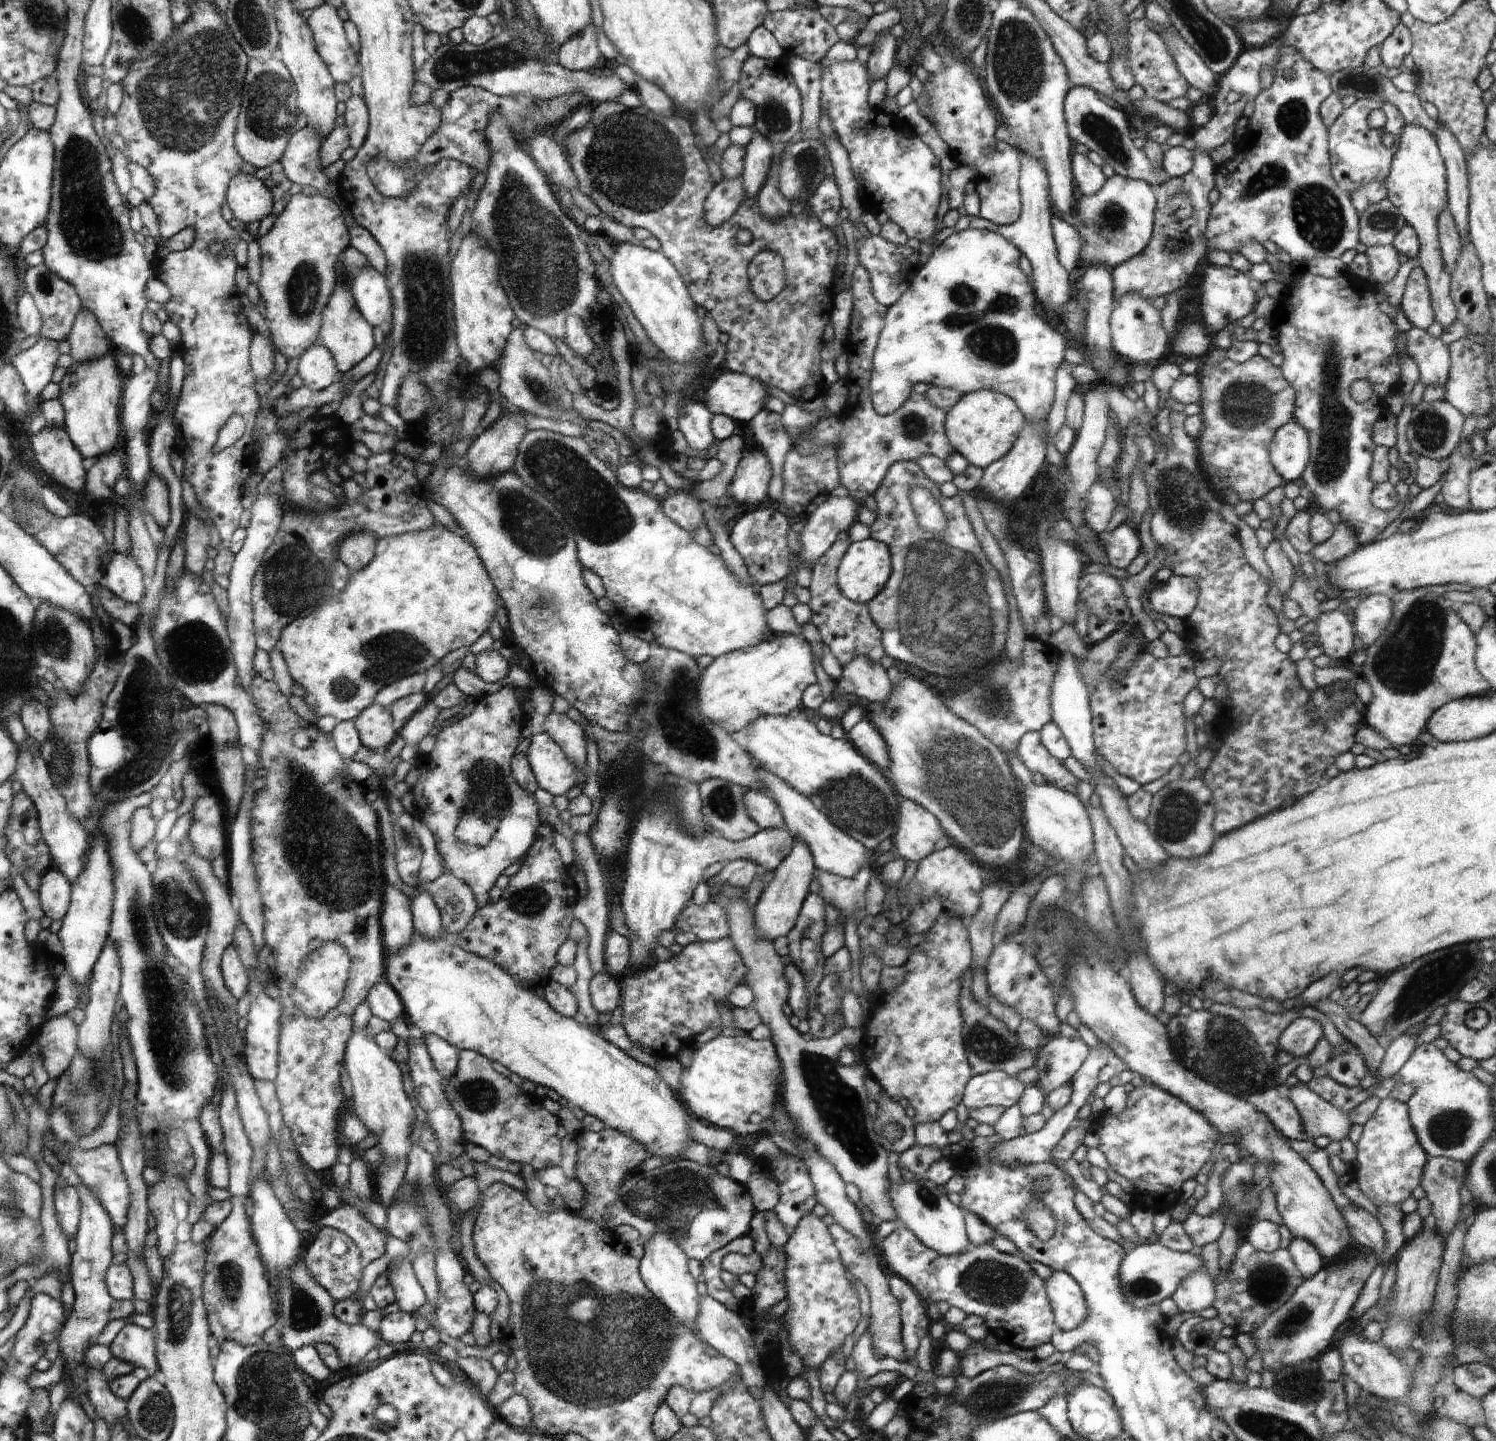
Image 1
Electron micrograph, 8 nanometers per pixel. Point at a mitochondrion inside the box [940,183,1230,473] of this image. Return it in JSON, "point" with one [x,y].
{"point":[1176,237]}

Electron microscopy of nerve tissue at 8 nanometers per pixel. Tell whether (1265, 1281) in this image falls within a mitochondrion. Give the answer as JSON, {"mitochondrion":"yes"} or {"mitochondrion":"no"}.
{"mitochondrion":"yes"}

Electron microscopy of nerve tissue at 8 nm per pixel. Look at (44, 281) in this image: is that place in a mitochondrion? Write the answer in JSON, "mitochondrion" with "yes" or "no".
{"mitochondrion":"yes"}

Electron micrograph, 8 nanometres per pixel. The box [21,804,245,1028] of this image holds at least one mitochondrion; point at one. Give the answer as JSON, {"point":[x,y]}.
{"point":[182,913]}

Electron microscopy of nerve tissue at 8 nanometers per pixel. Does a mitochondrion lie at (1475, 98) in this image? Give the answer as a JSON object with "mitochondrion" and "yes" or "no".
{"mitochondrion":"no"}

